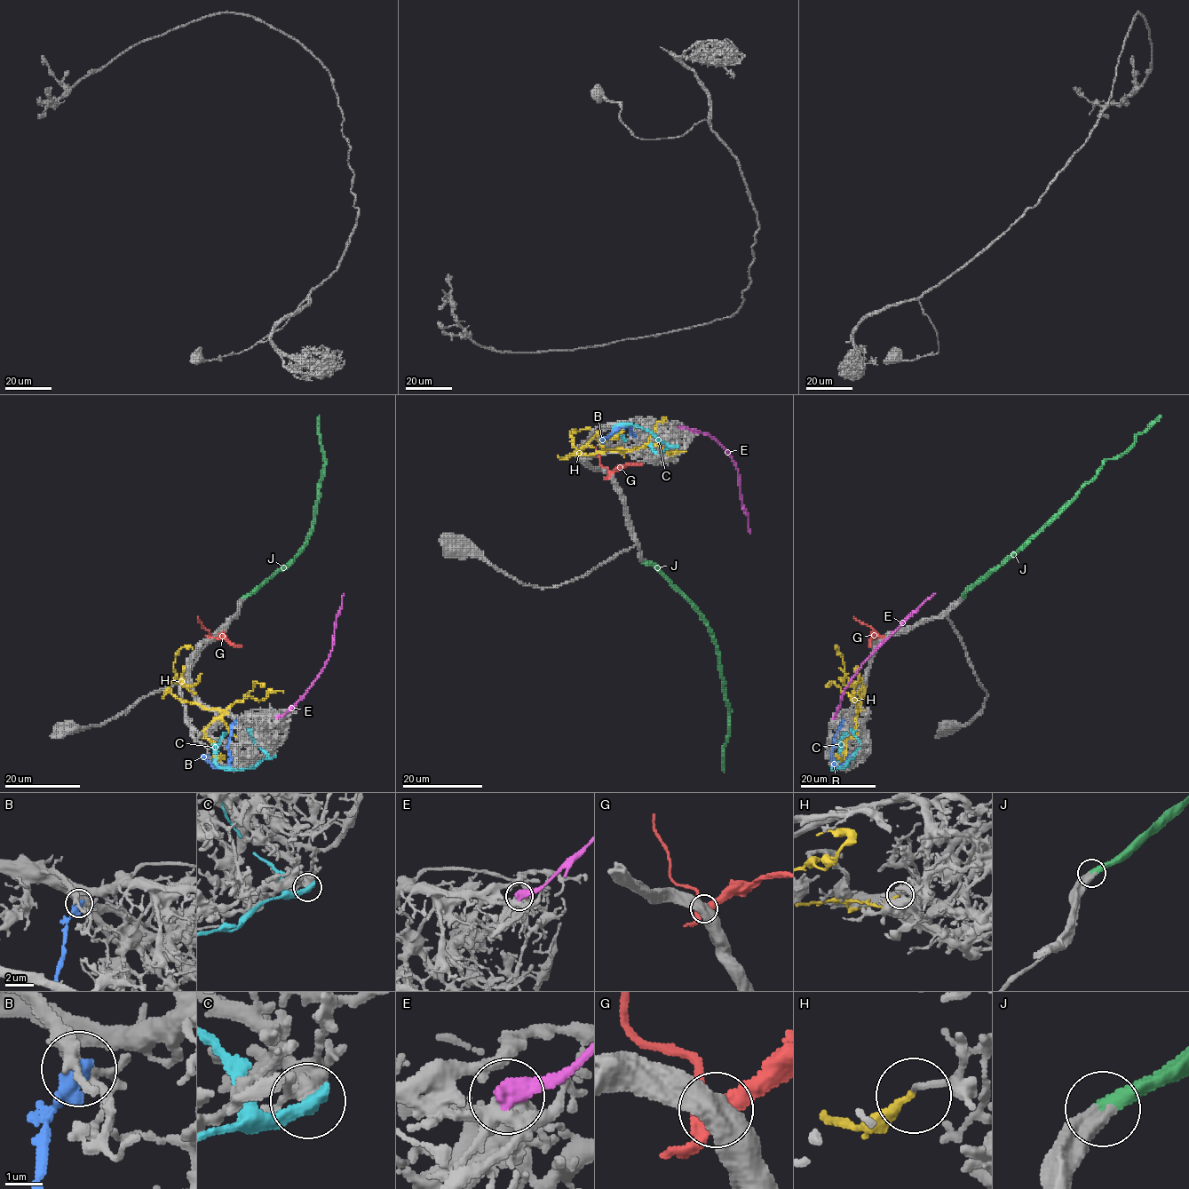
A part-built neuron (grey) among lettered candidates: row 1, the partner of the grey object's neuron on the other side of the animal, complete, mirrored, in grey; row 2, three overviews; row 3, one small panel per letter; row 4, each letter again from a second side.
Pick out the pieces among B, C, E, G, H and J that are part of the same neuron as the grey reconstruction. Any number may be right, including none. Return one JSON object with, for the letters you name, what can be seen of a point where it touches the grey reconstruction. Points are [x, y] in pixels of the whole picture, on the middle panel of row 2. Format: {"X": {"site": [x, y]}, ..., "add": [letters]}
{"J": {"site": [645, 562]}, "add": ["J"]}

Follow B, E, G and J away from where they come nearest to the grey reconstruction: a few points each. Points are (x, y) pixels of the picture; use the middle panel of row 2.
B: (635, 435), (629, 424), (617, 427), (599, 440)
E: (680, 426), (709, 434), (731, 455), (739, 473), (741, 498), (749, 518), (749, 533)
G: (610, 473), (600, 463), (595, 447)
J: (644, 562), (650, 563), (690, 604), (711, 634), (729, 709), (724, 772)

